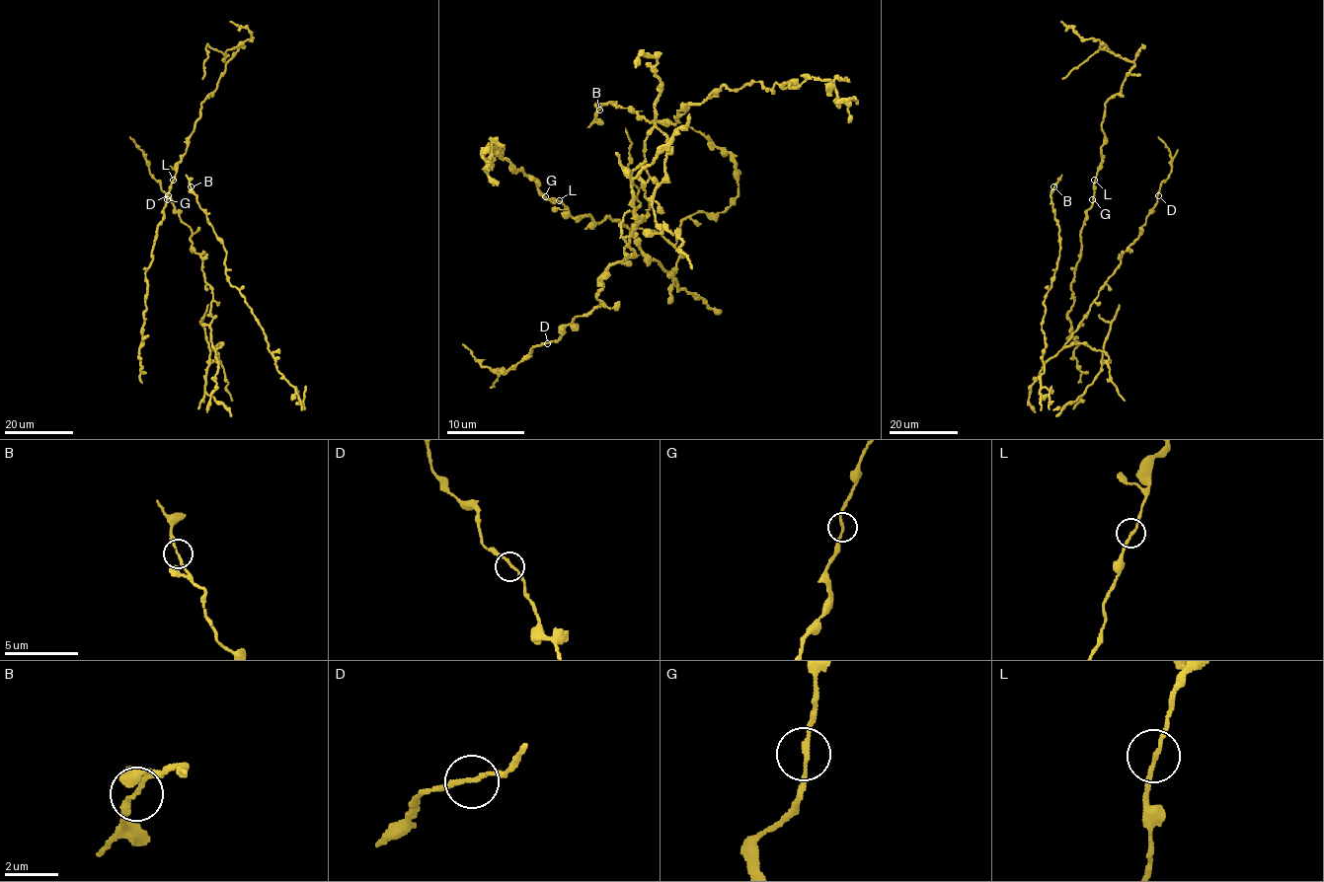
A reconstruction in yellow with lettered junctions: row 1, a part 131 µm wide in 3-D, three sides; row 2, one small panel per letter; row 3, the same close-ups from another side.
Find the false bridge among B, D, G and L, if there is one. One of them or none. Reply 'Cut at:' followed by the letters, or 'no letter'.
Cut at: no letter

